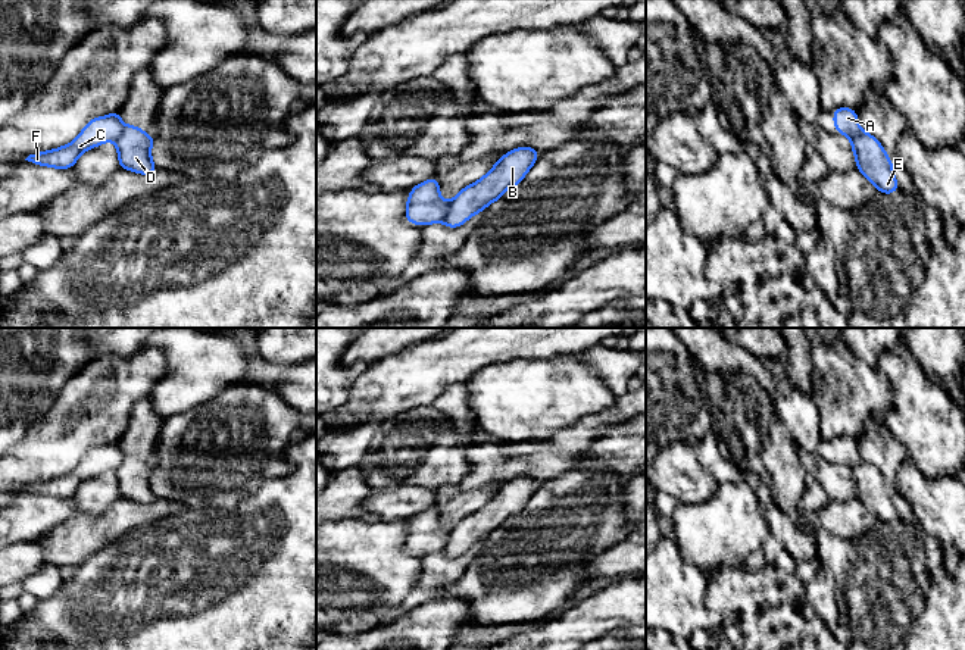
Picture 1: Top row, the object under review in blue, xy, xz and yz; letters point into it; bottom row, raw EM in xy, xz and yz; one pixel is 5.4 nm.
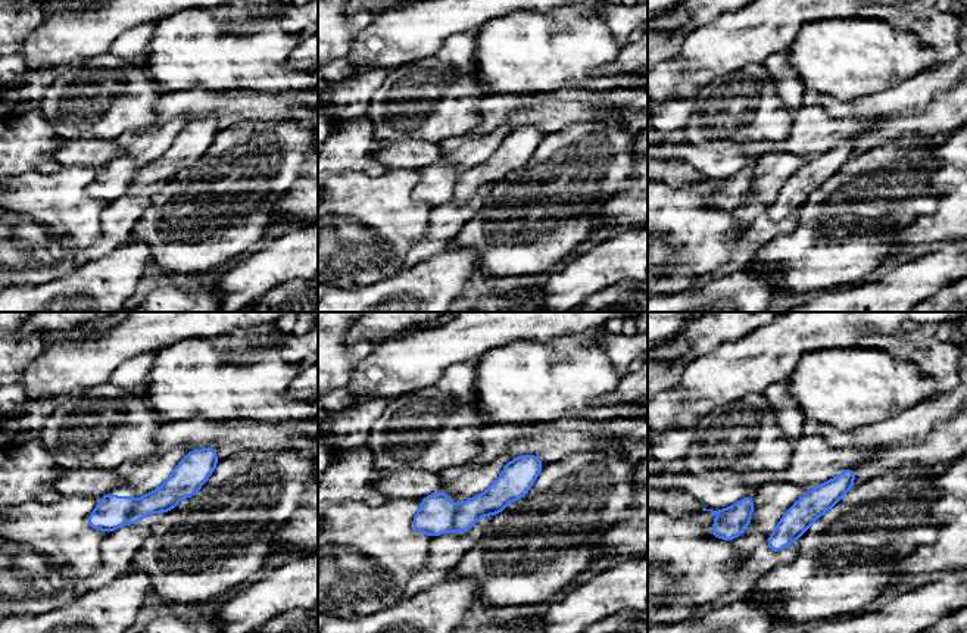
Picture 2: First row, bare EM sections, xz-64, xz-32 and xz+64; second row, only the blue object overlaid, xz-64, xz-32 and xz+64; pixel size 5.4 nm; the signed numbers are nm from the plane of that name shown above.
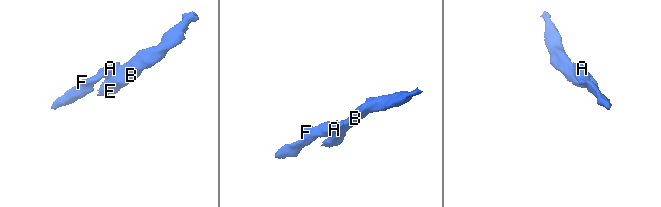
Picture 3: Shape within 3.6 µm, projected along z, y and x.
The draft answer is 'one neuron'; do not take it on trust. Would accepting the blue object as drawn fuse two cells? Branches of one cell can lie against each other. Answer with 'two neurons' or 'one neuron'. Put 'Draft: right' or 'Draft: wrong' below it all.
two neurons
Draft: wrong

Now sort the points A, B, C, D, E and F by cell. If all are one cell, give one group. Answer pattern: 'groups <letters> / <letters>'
groups A C F / B D E

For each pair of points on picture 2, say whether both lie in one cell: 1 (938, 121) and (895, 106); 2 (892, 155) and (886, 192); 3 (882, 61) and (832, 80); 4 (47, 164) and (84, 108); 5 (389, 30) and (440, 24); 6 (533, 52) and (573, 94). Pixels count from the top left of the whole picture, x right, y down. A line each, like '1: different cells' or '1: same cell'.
1: different cells
2: same cell
3: same cell
4: different cells
5: same cell
6: different cells

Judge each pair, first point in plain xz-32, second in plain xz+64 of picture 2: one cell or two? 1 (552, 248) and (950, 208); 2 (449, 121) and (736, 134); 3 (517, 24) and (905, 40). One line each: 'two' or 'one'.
1: two
2: one
3: one

